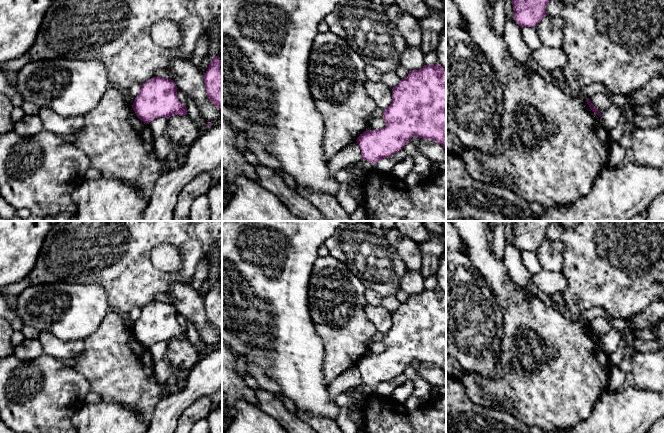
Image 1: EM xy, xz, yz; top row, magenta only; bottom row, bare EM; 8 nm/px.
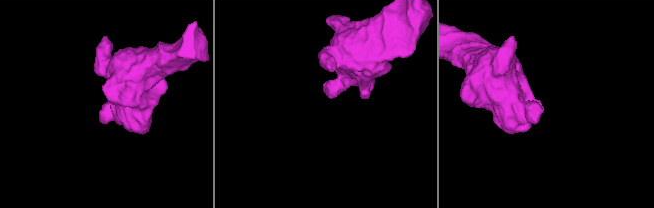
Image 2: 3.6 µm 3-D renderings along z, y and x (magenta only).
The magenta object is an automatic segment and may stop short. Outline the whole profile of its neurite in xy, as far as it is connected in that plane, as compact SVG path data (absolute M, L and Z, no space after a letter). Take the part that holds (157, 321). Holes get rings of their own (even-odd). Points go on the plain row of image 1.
M153 301L140 309L132 332L137 341L149 348L156 342L187 339L187 332L177 322L177 310L173 304Z

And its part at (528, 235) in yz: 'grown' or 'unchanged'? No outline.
unchanged

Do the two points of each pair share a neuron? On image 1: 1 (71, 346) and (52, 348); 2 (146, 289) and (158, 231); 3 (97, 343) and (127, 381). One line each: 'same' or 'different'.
1: same
2: same
3: same

